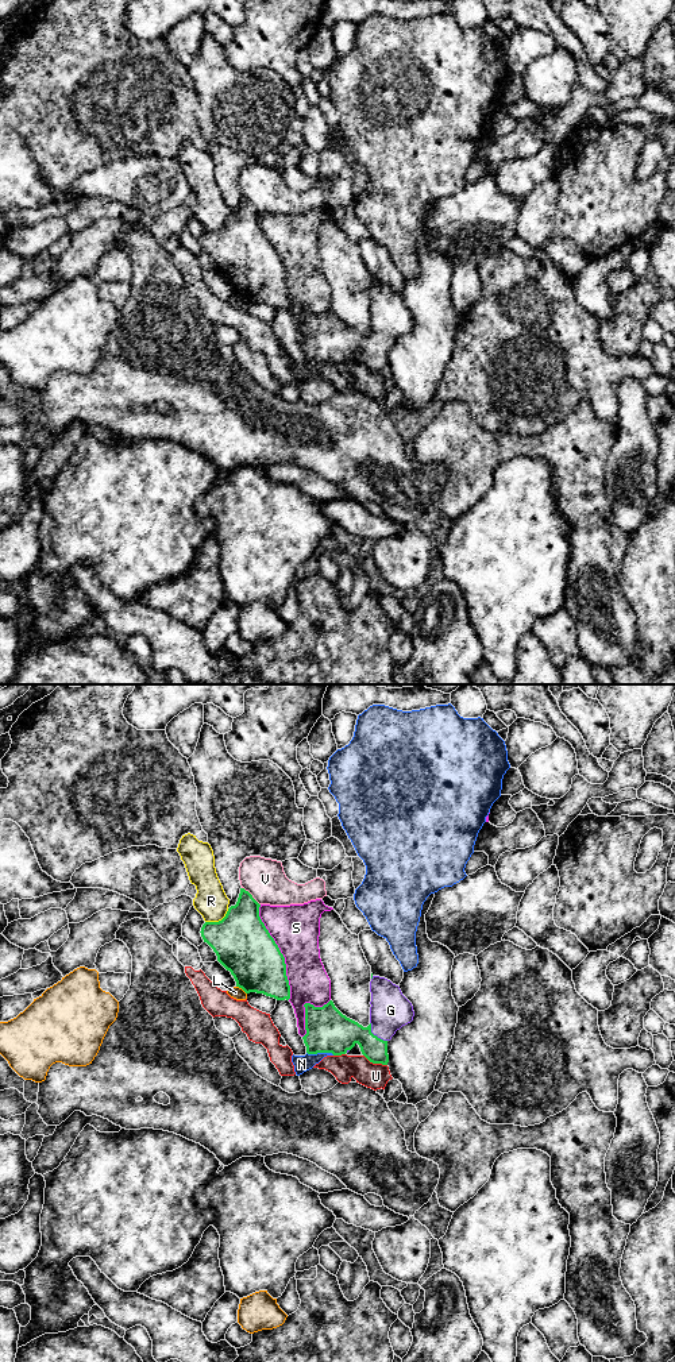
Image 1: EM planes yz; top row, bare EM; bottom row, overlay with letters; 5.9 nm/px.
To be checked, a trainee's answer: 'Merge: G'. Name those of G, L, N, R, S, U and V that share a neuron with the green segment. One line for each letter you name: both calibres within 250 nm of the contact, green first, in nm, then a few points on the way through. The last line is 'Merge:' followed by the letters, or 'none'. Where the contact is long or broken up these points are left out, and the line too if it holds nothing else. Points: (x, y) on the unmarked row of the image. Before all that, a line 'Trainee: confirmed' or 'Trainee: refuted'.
Trainee: confirmed
G: Thickness 260 nm (green) against 240 nm
Merge: G

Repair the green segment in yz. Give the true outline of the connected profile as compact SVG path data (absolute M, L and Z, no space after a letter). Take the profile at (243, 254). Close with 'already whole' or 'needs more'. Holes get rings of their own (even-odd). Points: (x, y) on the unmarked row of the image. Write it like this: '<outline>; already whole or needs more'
M240 197L235 215L219 231L205 231L201 246L231 281L236 296L277 309L290 308L285 266L259 225L261 213Z; already whole

